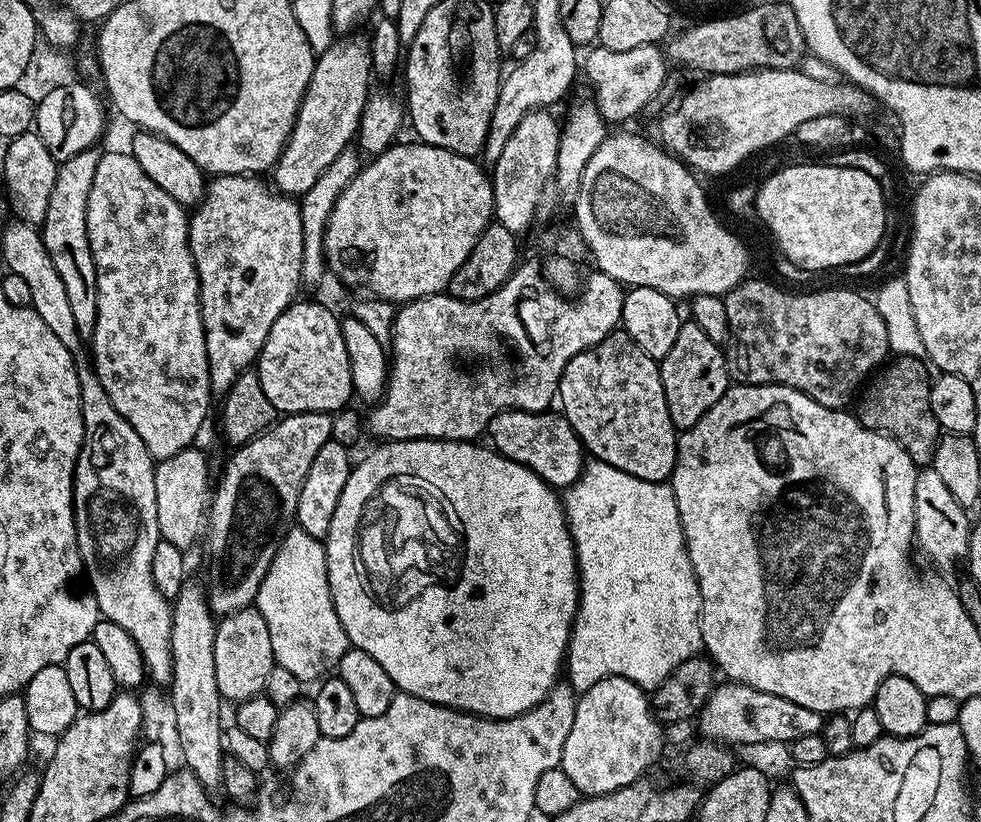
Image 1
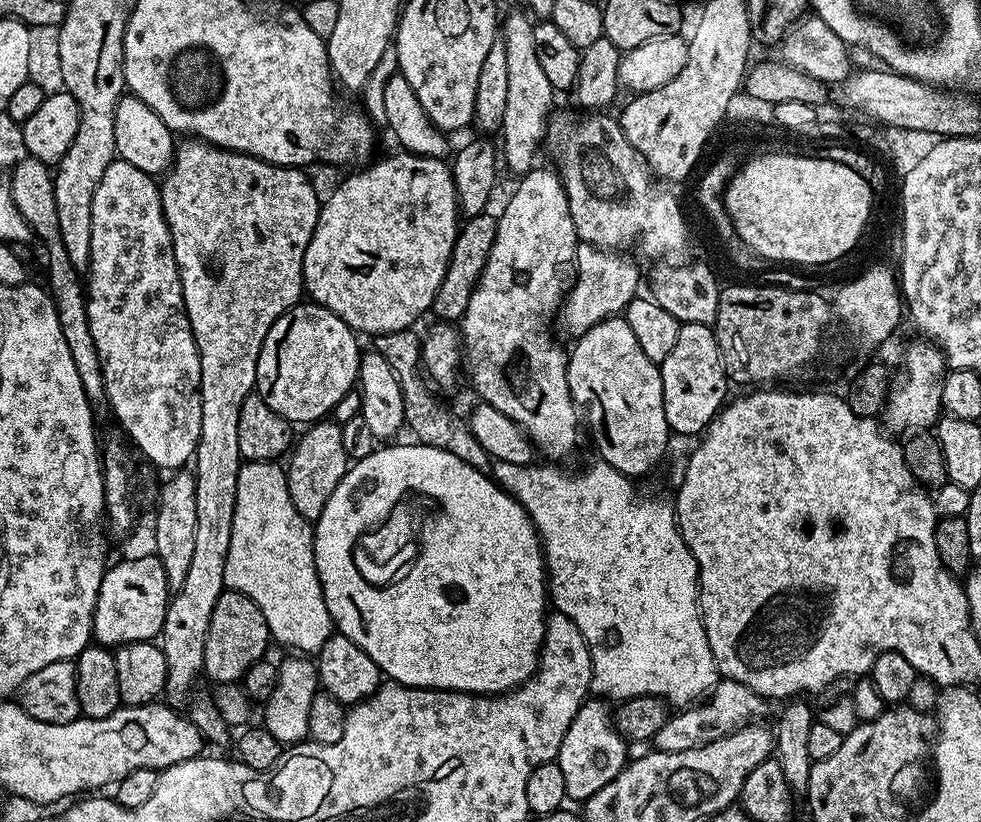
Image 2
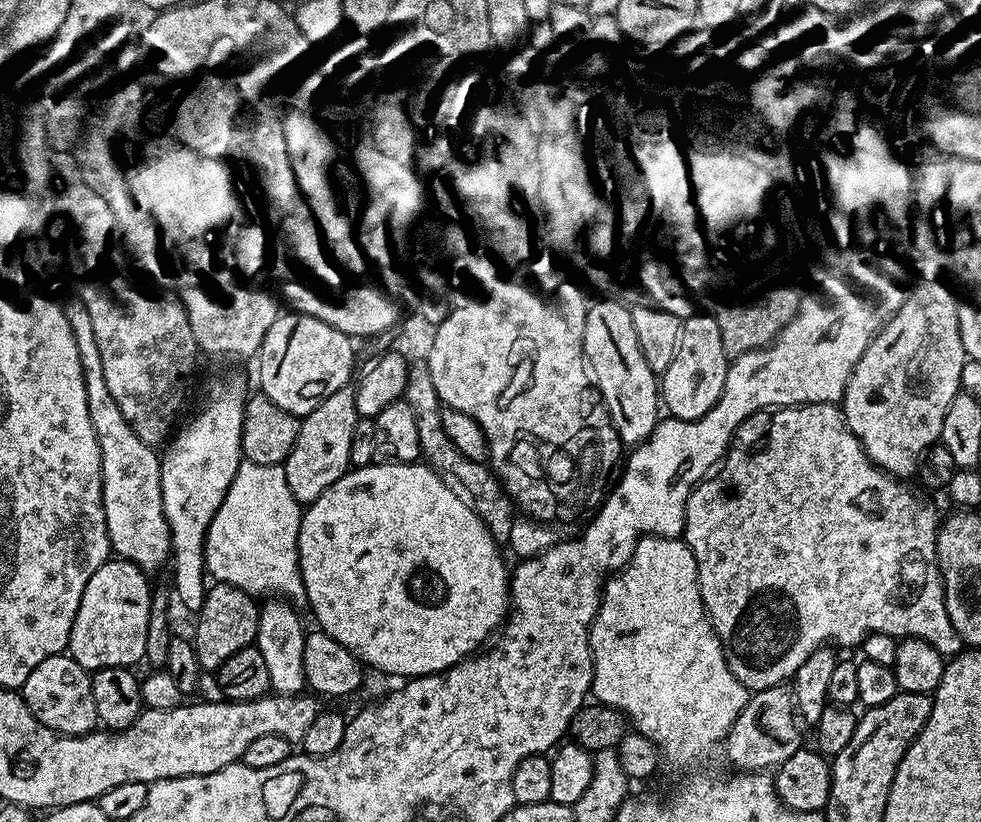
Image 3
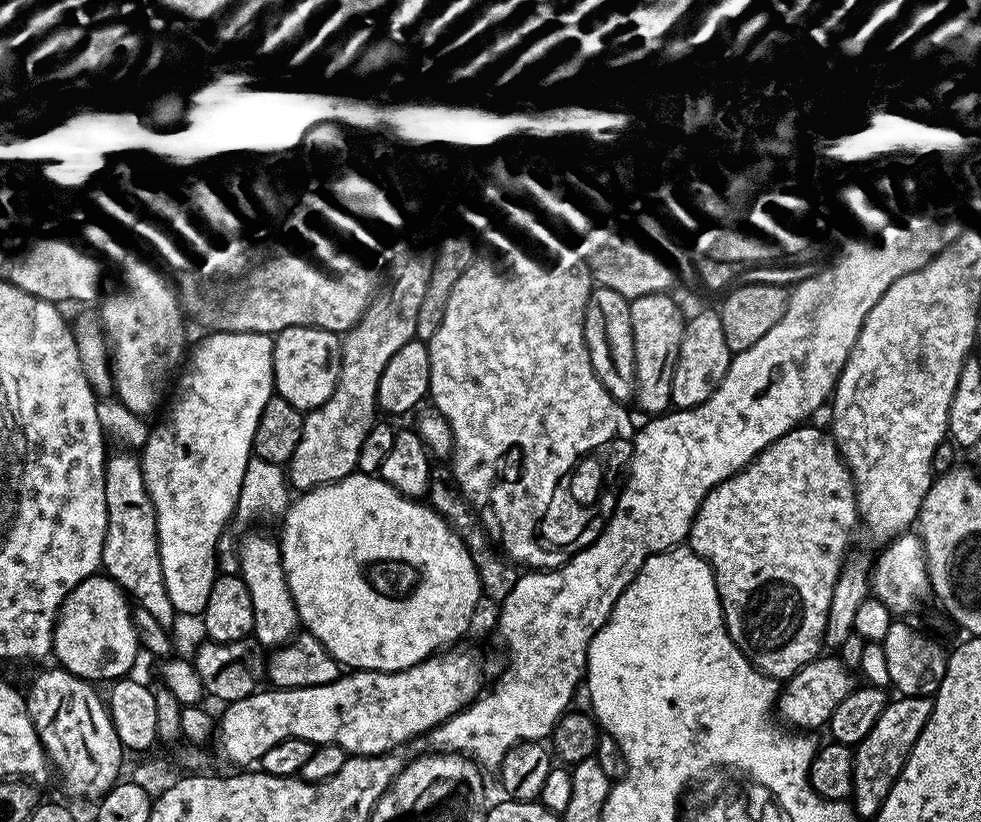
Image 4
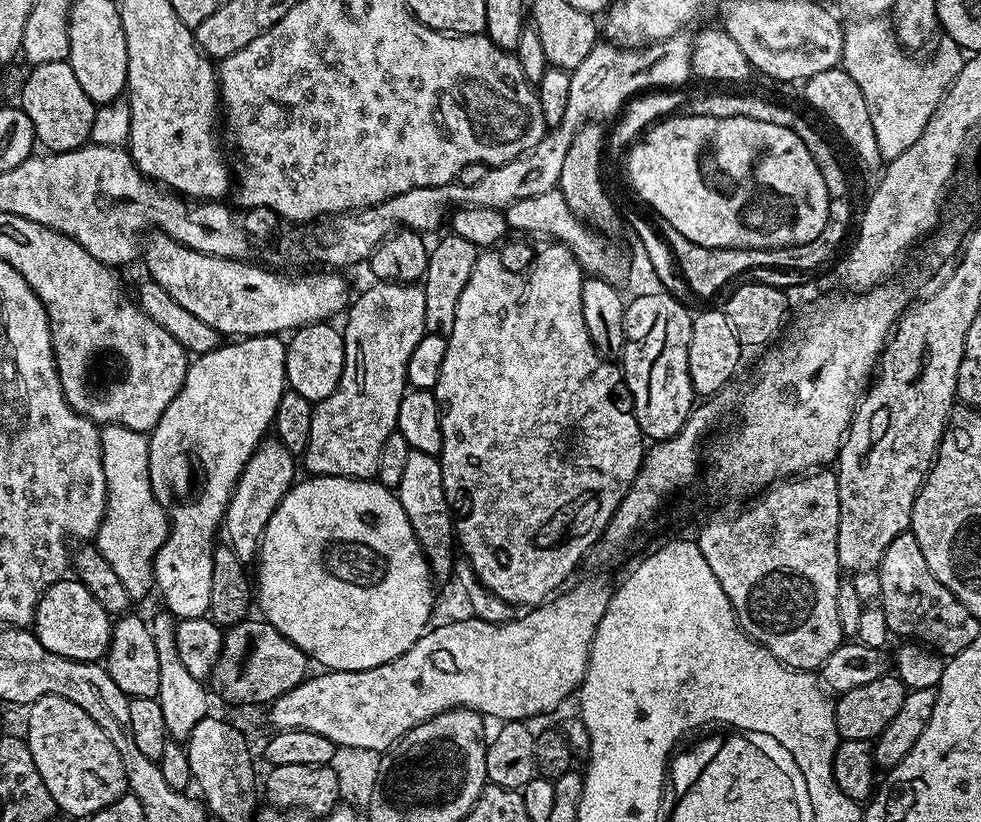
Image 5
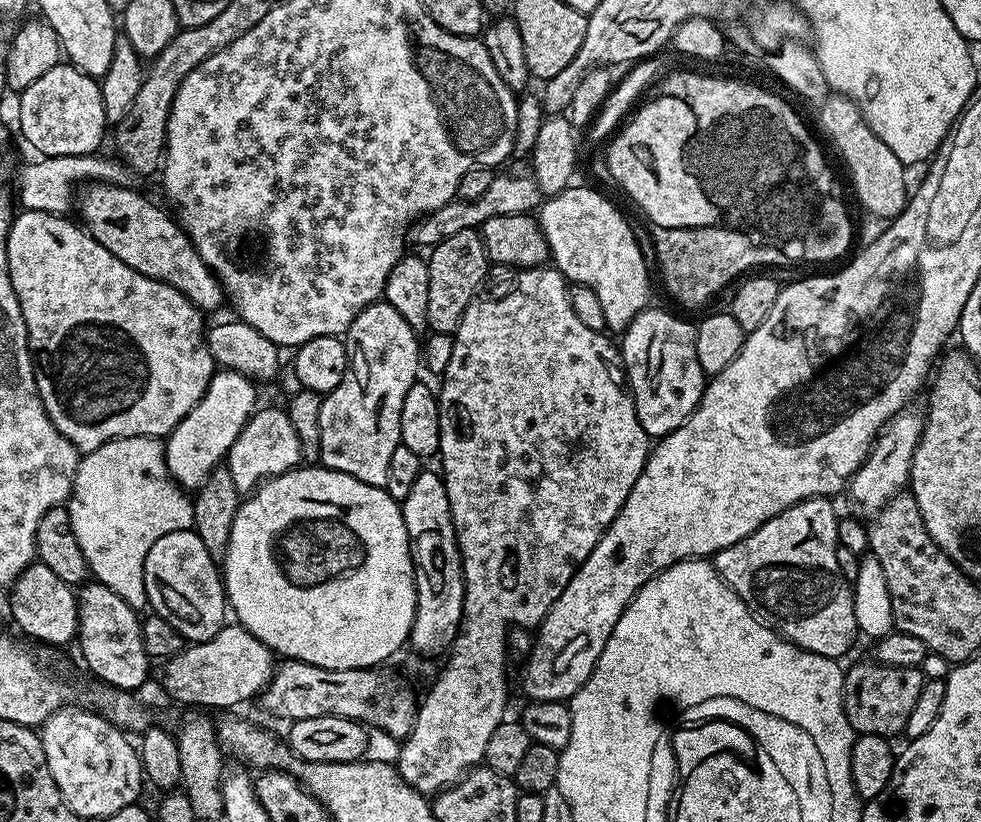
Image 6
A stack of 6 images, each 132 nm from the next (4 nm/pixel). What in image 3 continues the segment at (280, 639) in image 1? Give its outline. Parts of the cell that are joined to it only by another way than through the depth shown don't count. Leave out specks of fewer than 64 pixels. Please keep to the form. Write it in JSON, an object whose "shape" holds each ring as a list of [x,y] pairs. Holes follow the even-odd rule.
{"shape":[[[244,460],[204,540],[204,567],[215,583],[238,586],[253,598],[305,599],[298,534],[302,505],[290,494],[281,465],[258,466]]]}

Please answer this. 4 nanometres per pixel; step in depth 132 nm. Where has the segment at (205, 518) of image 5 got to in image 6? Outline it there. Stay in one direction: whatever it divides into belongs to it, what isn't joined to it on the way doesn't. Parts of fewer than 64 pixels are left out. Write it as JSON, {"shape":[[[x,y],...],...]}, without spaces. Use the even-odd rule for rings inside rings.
{"shape":[[[227,370],[217,371],[204,397],[178,422],[174,431],[166,437],[164,457],[168,463],[168,472],[177,484],[188,490],[195,490],[206,482],[213,470],[221,467],[227,457],[234,438],[246,426],[258,408],[256,403],[257,385],[248,377]],[[195,530],[171,532],[158,538],[158,542],[150,546],[150,554],[146,554],[144,581],[147,607],[155,615],[166,618],[185,641],[201,644],[214,638],[214,634],[224,627],[226,597],[222,572],[210,550],[202,546],[202,538],[198,538]]]}

